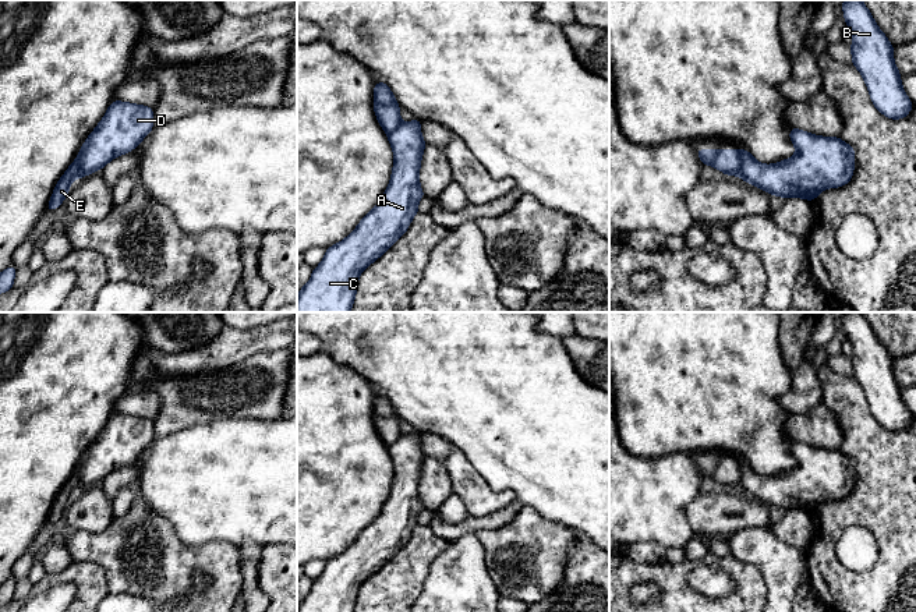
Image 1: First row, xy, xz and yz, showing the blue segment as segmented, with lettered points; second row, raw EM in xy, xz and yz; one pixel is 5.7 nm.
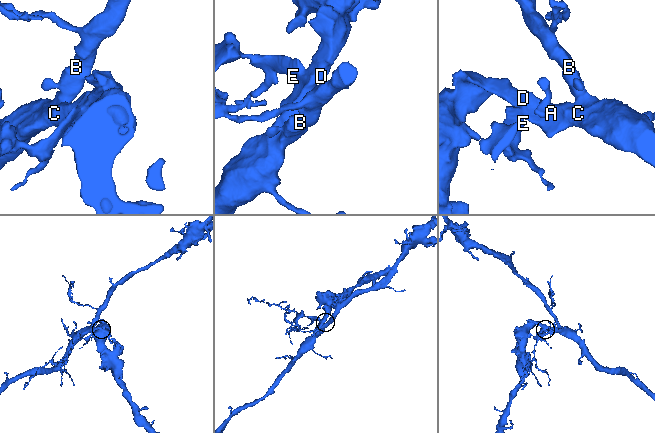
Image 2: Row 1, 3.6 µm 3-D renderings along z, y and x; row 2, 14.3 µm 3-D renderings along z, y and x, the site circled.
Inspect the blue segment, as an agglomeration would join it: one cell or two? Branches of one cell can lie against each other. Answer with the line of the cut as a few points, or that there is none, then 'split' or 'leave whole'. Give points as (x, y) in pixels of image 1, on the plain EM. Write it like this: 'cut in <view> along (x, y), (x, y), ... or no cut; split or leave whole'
cut in yz along (741, 463), (741, 484), (738, 487); split

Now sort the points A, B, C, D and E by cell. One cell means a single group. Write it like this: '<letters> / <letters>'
A B C D / E

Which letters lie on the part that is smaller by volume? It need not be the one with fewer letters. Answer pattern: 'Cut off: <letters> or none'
Cut off: E

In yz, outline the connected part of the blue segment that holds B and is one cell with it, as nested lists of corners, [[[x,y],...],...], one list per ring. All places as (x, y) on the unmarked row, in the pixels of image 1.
[[[844,312],[842,323],[853,349],[852,376],[862,386],[874,420],[892,432],[906,429],[913,415],[902,400],[902,388],[894,374],[895,360],[862,312]]]

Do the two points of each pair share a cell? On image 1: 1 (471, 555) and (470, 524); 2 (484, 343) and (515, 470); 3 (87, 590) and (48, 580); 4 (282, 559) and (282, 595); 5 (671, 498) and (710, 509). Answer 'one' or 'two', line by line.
1: two
2: one
3: one
4: one
5: two

